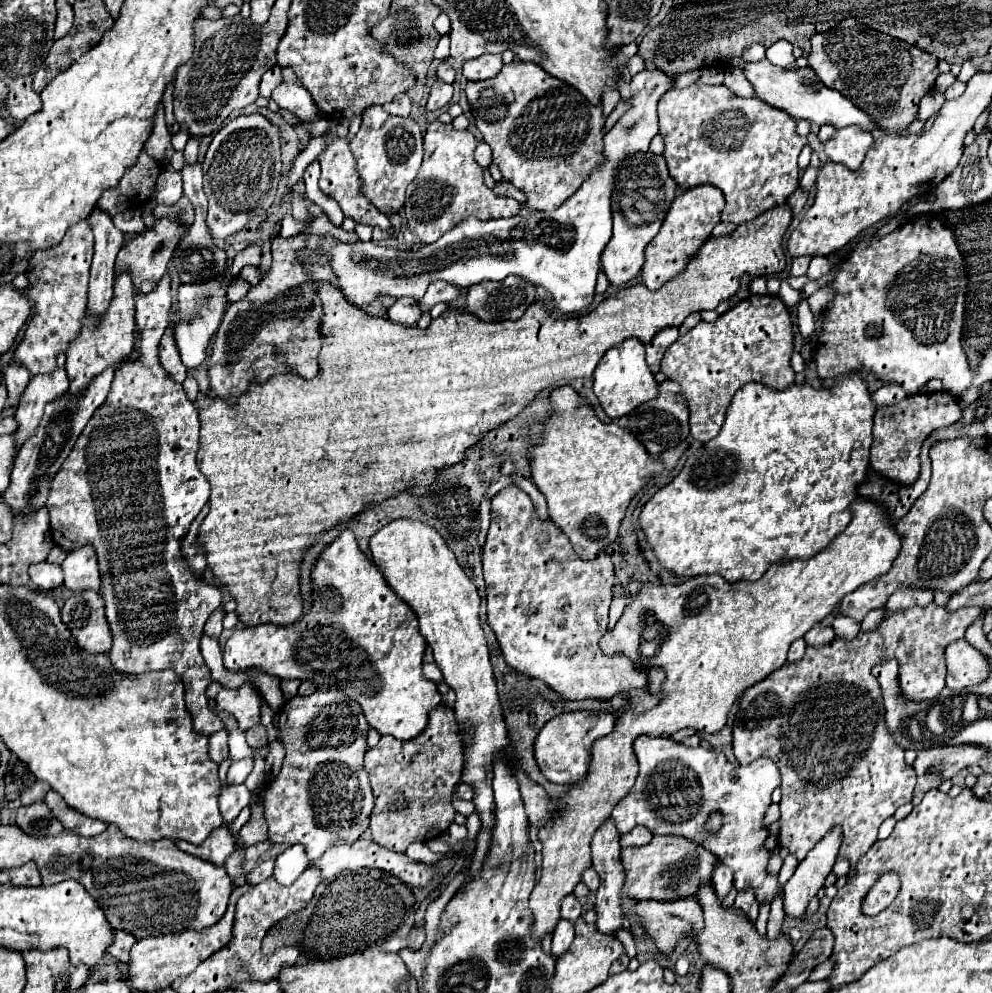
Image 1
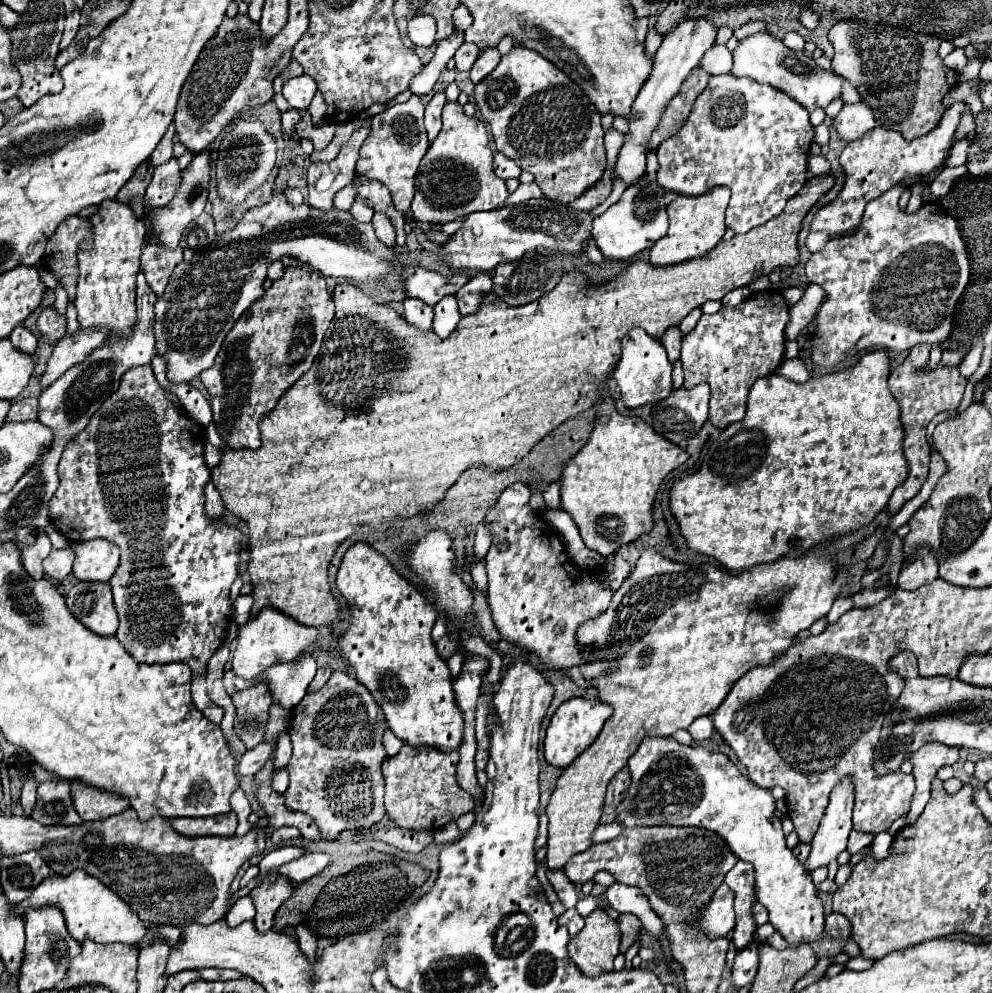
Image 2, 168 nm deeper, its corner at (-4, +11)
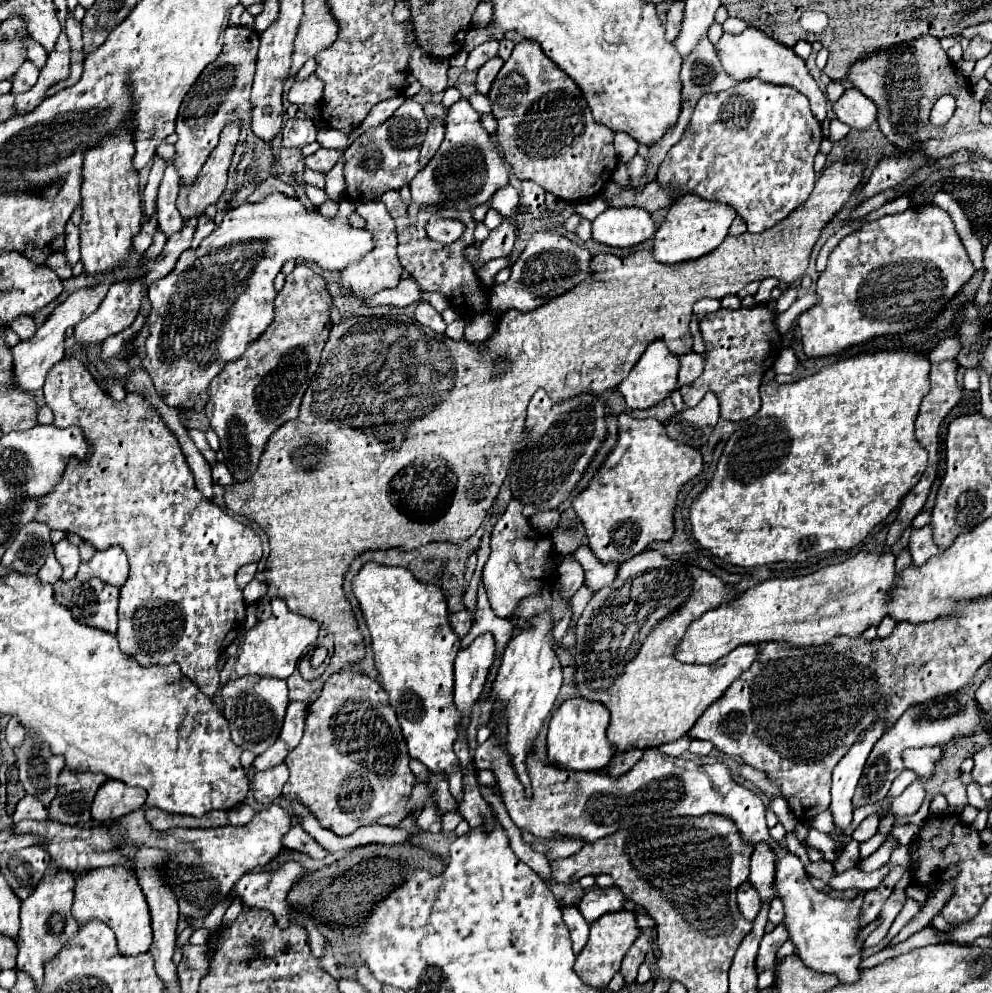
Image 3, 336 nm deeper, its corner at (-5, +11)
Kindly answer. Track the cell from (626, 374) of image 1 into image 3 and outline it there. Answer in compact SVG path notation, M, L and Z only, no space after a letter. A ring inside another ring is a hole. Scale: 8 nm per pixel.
M652 342L646 348L646 352L642 354L642 358L638 360L638 364L630 370L630 374L616 386L616 390L622 392L628 408L632 408L632 410L636 410L636 408L638 410L646 410L646 408L656 406L660 400L670 396L672 390L678 388L678 370L680 370L678 356L670 354L666 344Z

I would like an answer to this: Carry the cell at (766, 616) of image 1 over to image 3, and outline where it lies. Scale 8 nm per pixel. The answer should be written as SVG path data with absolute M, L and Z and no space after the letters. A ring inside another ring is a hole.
M646 550L630 558L628 562L620 564L614 582L594 592L594 596L590 598L582 616L576 622L574 684L578 696L598 700L610 710L608 740L618 746L618 754L622 754L630 746L652 748L682 738L690 730L690 726L694 726L694 722L702 716L702 712L710 704L714 704L744 670L752 666L760 650L760 646L752 644L738 646L728 656L720 658L710 666L684 664L674 658L674 650L682 640L688 624L704 612L708 612L710 608L730 602L730 598L734 598L736 594L736 590L726 586L714 574L696 566L674 562L662 556L658 550Z

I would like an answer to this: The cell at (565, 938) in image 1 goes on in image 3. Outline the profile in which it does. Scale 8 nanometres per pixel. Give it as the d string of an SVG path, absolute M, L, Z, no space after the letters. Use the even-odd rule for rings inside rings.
M570 906L570 908L564 908L564 922L568 924L568 930L570 930L570 940L572 940L572 950L574 954L580 954L586 940L588 940L588 930L590 930L590 924L582 918L582 914L578 912L578 908Z

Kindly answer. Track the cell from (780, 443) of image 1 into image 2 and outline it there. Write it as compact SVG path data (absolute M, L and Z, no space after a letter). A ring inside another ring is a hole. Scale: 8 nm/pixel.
M877 350L847 370L813 376L803 384L779 374L757 378L749 390L745 418L721 430L701 468L669 488L669 510L687 546L715 558L727 572L739 574L781 556L801 556L827 538L869 524L907 476L901 452L903 428L897 402L887 388L887 376L889 356Z

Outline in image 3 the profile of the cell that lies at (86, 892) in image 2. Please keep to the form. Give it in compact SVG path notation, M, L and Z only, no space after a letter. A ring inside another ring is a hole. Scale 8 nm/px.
M128 866L100 868L78 878L76 890L74 890L72 912L78 924L86 924L86 920L92 920L92 918L108 924L114 930L118 948L124 956L138 956L142 952L148 952L152 944L150 908L136 880L136 874Z

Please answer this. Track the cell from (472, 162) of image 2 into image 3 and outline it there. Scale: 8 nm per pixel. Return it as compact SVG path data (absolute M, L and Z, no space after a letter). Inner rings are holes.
M460 98L454 106L448 108L446 118L446 136L430 164L420 170L410 182L412 202L418 206L432 204L438 208L466 210L476 208L488 202L496 190L508 184L508 172L500 158L498 148L494 146L490 134L482 126L480 114L472 108L466 98Z

